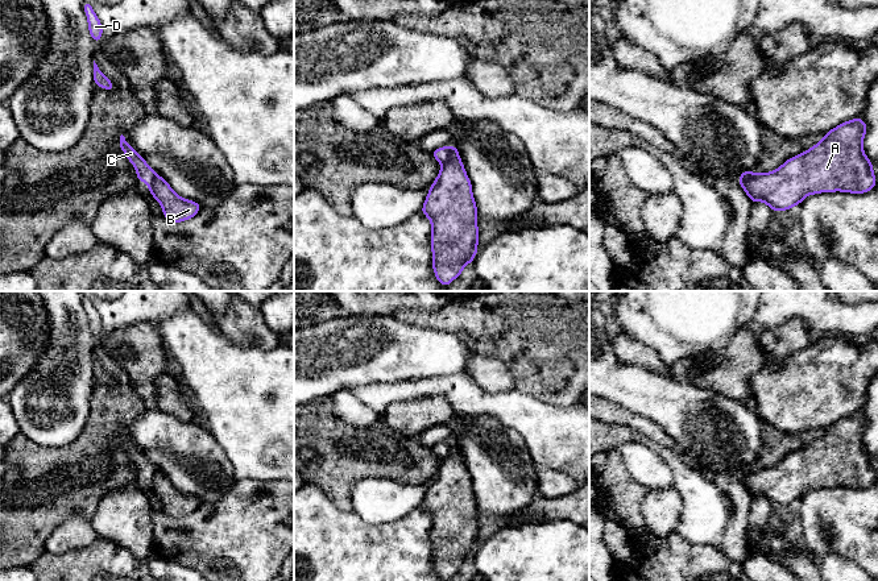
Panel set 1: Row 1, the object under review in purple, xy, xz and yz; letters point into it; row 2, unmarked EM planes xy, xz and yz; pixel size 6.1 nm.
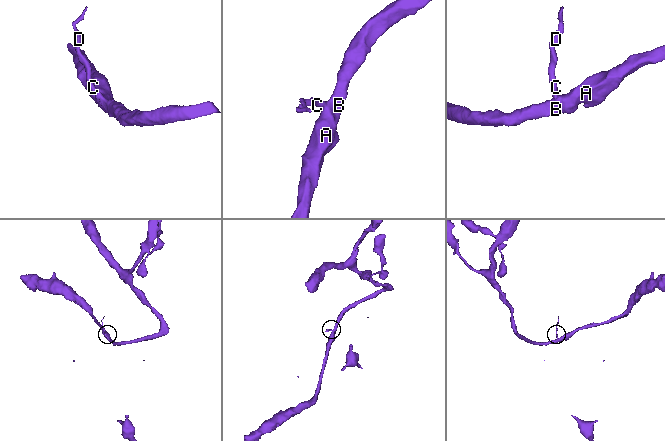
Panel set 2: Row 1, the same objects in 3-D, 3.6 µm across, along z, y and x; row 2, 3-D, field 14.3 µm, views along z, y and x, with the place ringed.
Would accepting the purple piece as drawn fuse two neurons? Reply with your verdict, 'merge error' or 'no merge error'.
merge error

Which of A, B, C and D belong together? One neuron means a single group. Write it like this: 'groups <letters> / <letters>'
groups A B / C D

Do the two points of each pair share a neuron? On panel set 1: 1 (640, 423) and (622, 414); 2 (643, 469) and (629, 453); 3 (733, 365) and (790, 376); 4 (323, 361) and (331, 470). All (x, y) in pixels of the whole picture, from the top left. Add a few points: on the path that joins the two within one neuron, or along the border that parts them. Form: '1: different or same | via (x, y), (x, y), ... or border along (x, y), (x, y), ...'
1: same | via (636, 422), (626, 418)
2: same | via (641, 465), (633, 457)
3: different | border along (767, 362), (750, 378), (752, 401)
4: different | border along (331, 395), (307, 403)

